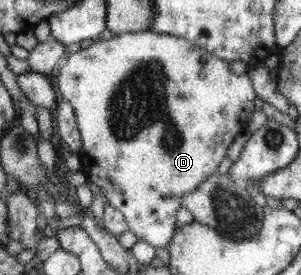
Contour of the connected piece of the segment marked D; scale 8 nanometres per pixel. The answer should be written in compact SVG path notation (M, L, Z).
M153 30L138 33L121 33L109 40L98 39L88 48L79 49L76 53L67 54L60 65L58 84L56 86L63 98L71 103L82 139L82 150L78 152L82 159L81 172L87 173L94 183L95 190L101 196L109 199L108 203L125 215L129 231L133 232L139 241L145 241L156 248L167 248L176 228L177 211L182 206L181 198L186 193L194 192L205 178L217 173L218 167L227 157L227 151L232 146L236 136L247 127L251 114L255 111L255 94L249 74L237 75L229 67L229 61L215 56L209 51L199 48L185 37L155 32Z

